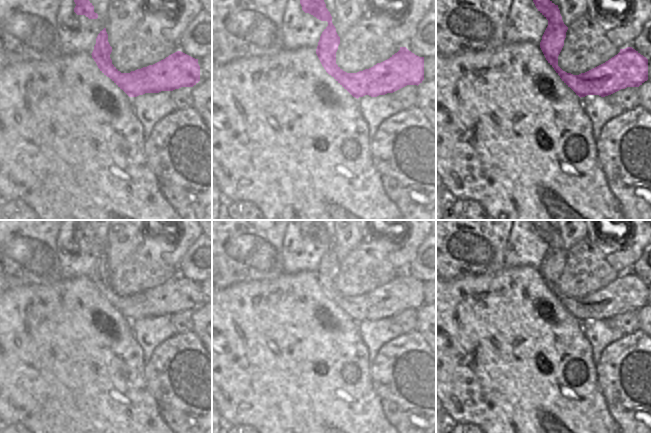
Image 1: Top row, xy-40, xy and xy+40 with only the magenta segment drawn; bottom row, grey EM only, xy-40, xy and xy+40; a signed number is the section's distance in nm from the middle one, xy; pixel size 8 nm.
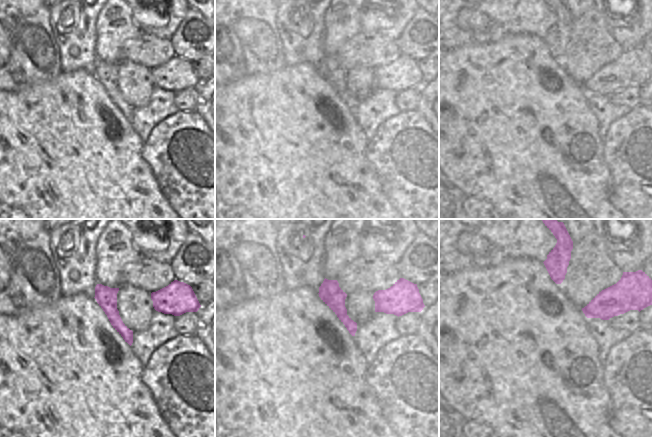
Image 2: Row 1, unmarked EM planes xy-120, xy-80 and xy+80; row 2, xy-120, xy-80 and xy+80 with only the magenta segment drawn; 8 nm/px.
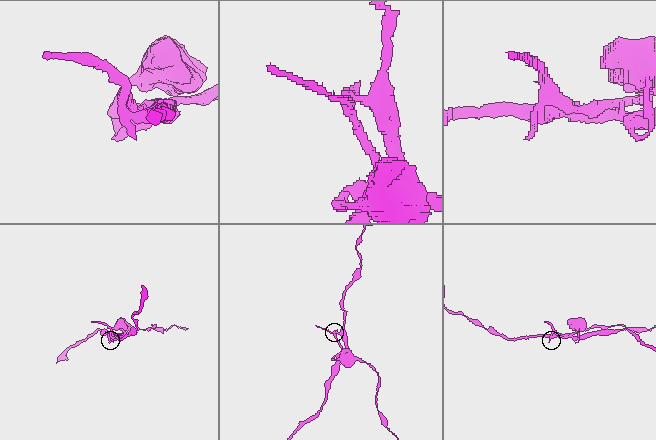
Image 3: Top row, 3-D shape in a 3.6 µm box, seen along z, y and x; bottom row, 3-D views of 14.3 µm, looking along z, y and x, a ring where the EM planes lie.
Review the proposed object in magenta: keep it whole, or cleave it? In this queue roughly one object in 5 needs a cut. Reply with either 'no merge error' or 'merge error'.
merge error

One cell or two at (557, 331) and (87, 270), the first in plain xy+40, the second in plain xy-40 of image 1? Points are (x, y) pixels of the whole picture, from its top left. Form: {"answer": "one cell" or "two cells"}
{"answer": "two cells"}

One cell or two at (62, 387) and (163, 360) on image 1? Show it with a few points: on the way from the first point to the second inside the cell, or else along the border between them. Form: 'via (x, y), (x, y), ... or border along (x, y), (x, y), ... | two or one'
border along (144, 364), (144, 381), (148, 388) | two

